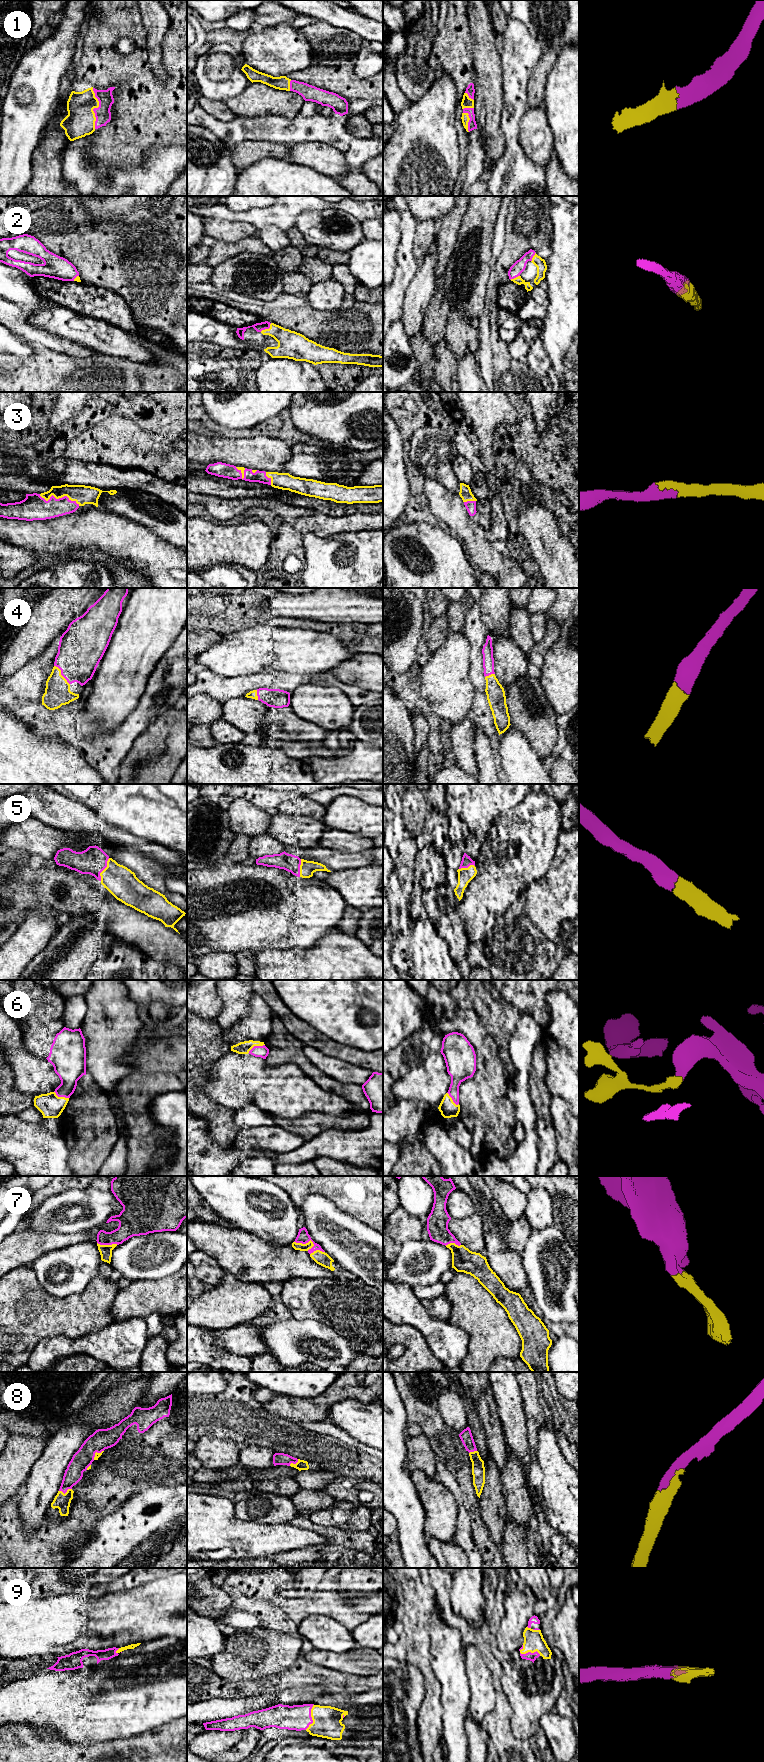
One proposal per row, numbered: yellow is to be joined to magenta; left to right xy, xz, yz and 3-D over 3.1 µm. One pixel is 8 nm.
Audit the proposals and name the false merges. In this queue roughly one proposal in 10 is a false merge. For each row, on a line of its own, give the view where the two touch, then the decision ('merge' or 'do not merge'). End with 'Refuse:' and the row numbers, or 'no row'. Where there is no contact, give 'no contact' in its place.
1: xy | merge
2: xz | merge
3: xy | merge
4: xy | merge
5: xy | merge
6: xz | merge
7: xz | merge
8: xy | merge
9: xz | merge
Refuse: no row

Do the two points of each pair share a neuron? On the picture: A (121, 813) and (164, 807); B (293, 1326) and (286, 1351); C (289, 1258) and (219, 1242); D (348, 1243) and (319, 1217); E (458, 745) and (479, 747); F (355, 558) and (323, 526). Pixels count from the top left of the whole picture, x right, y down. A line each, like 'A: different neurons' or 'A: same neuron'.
A: same neuron
B: same neuron
C: same neuron
D: same neuron
E: different neurons
F: different neurons

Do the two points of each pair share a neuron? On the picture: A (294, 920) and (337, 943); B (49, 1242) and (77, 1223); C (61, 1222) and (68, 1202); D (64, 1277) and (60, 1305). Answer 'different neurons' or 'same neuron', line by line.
A: different neurons
B: different neurons
C: same neuron
D: different neurons

